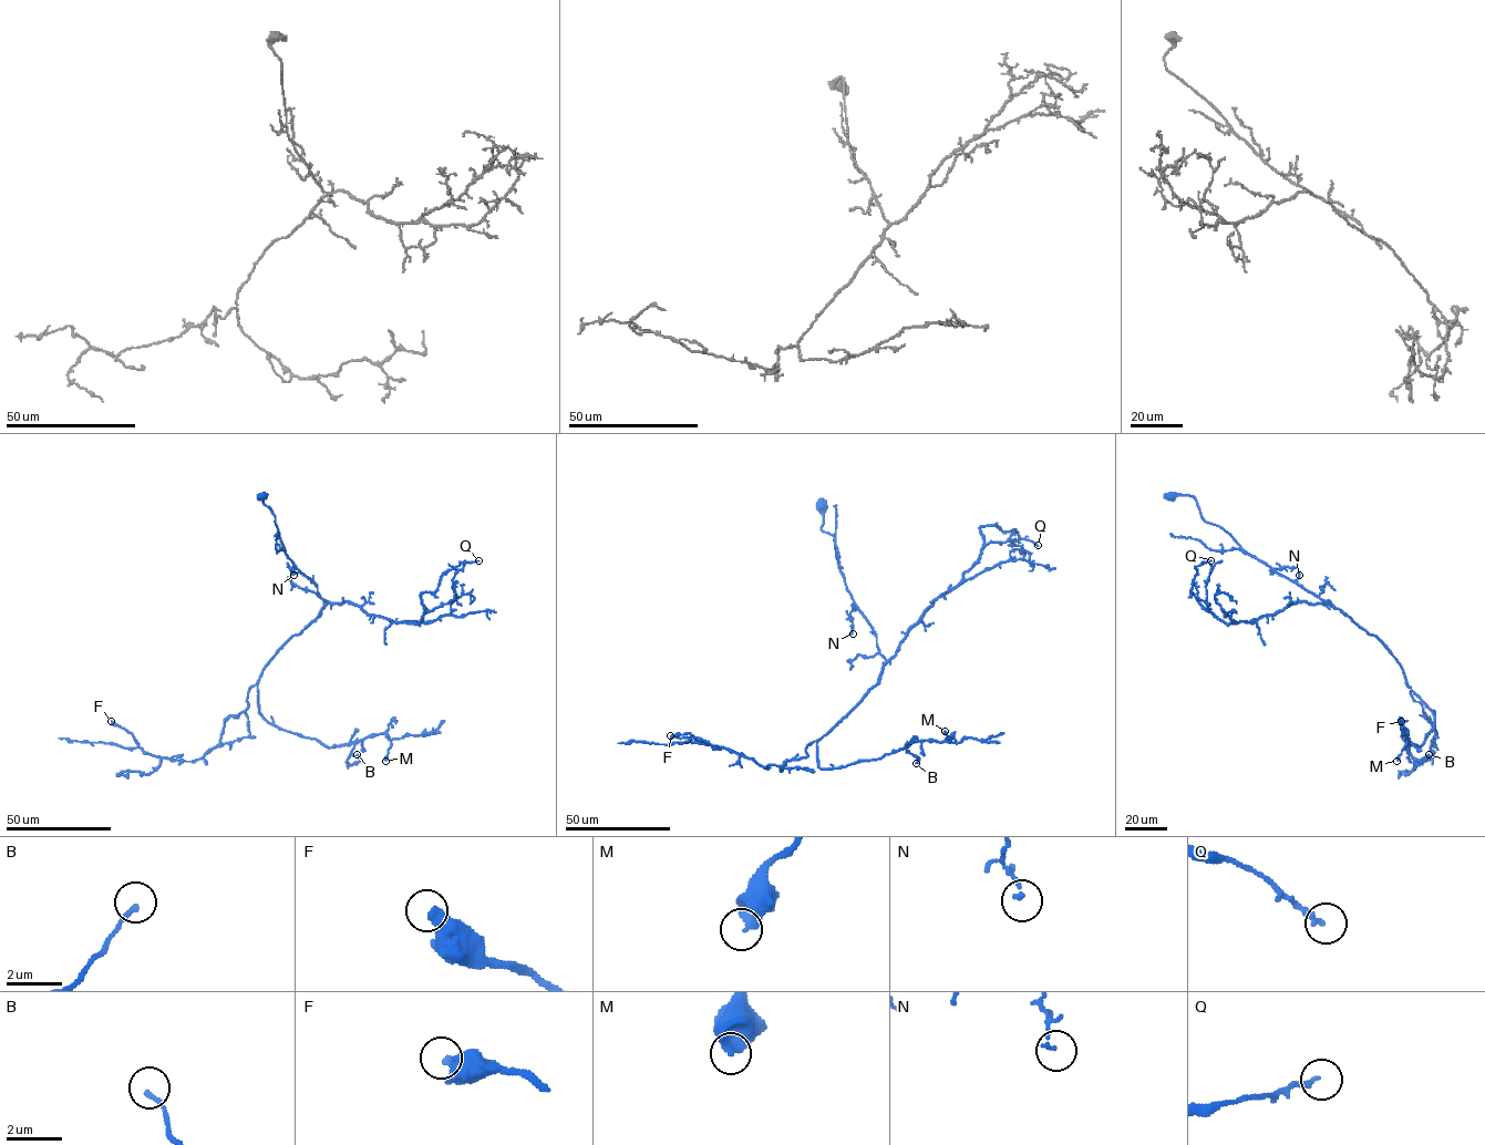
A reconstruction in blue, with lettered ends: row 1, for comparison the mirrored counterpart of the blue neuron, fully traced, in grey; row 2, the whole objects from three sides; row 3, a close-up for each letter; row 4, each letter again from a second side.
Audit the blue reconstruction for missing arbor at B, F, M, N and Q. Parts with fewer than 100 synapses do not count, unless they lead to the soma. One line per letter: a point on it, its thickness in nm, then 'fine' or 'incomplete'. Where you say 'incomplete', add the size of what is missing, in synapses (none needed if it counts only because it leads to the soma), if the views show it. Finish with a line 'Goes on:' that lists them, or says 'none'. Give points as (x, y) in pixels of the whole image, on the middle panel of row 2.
B: place (916, 763); calibre 180 nm; fine
F: place (670, 735); calibre 400 nm; fine
M: place (945, 731); calibre 440 nm; fine
N: place (853, 633); calibre 130 nm; fine
Q: place (1038, 545); calibre 190 nm; fine
Goes on: none

